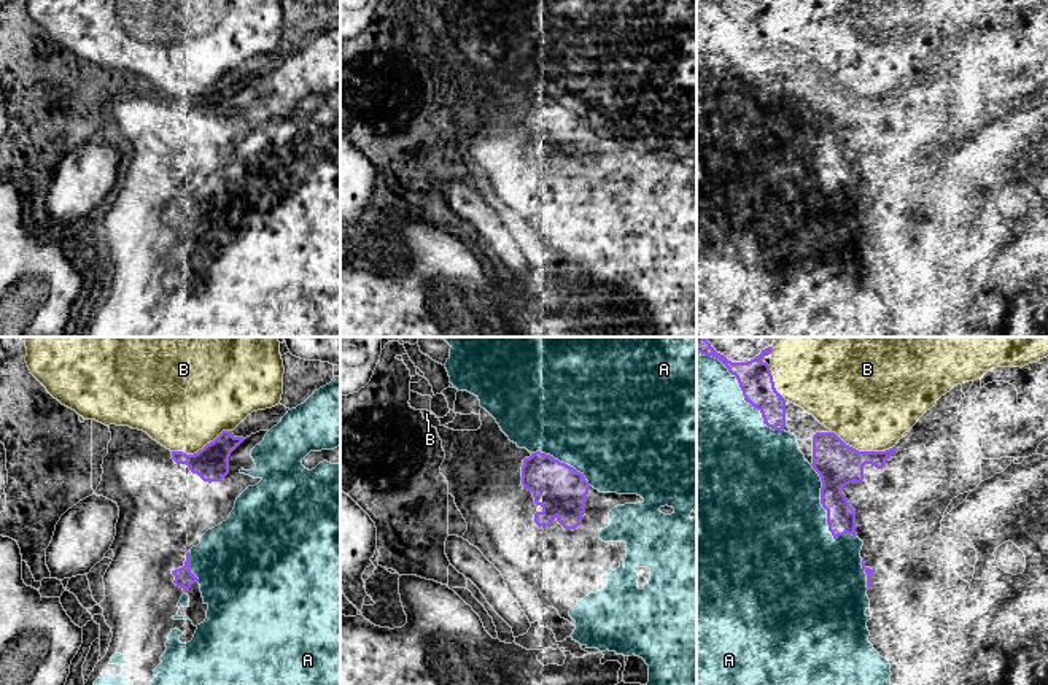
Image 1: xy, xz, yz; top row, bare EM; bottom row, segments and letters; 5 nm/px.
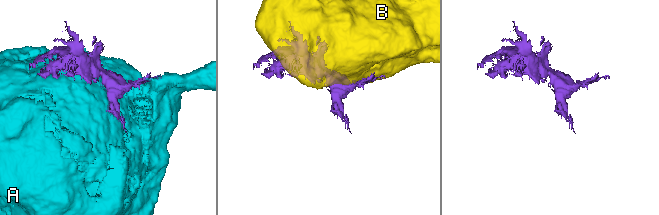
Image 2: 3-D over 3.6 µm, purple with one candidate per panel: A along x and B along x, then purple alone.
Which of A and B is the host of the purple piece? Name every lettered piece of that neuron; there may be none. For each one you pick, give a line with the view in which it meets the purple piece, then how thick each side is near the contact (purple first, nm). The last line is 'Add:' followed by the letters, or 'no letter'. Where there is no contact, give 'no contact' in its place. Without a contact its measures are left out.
Add: no letter

